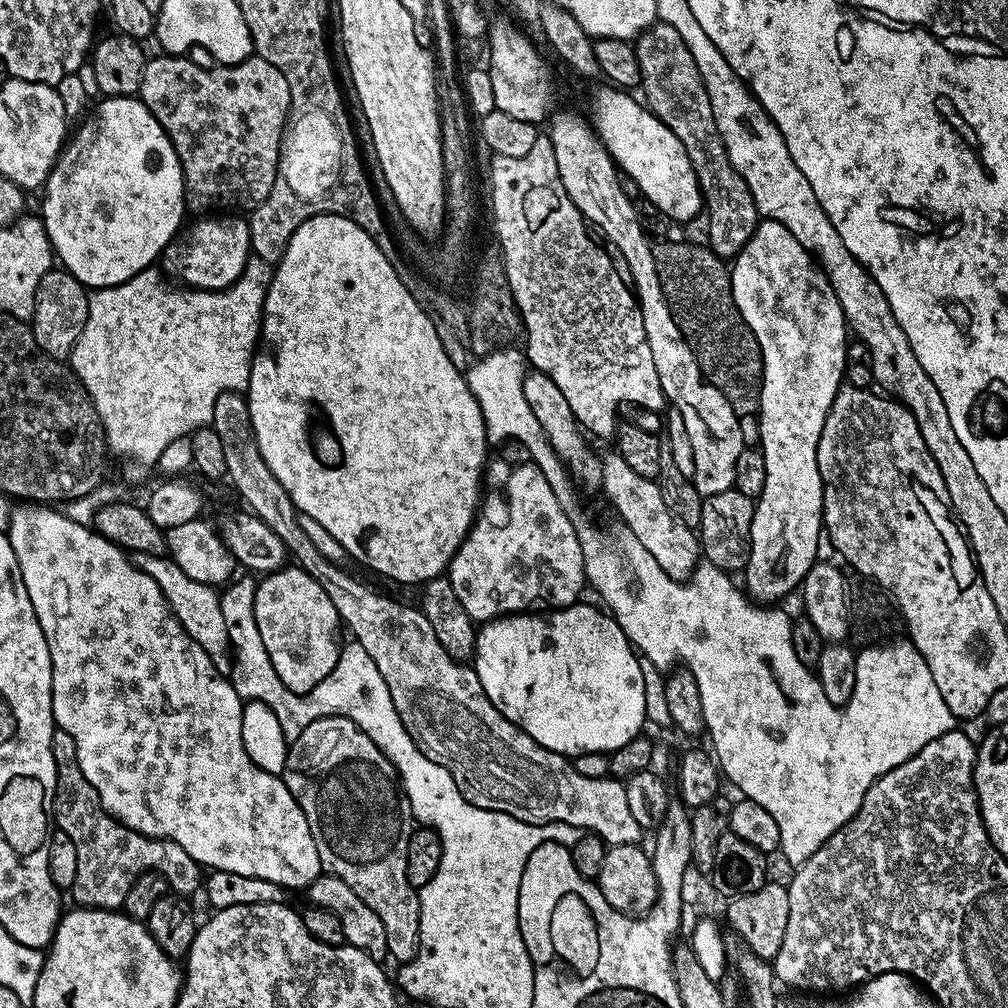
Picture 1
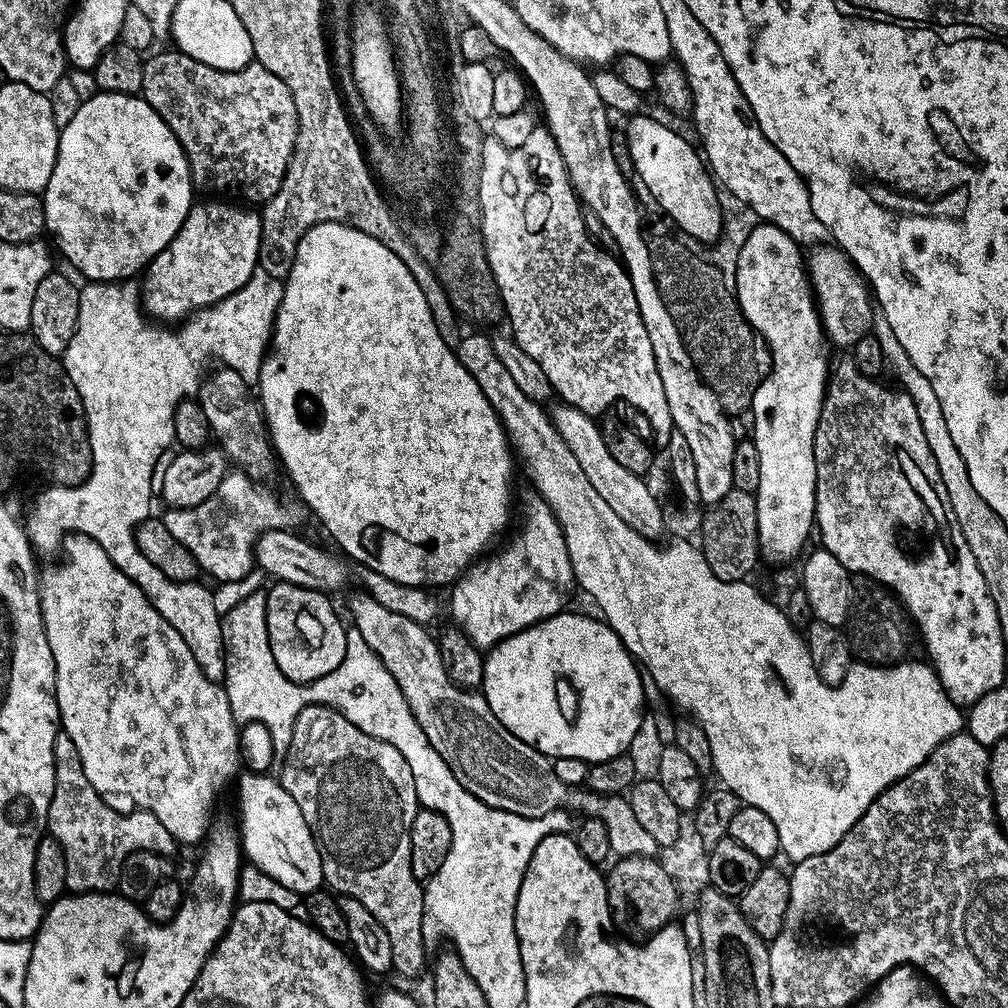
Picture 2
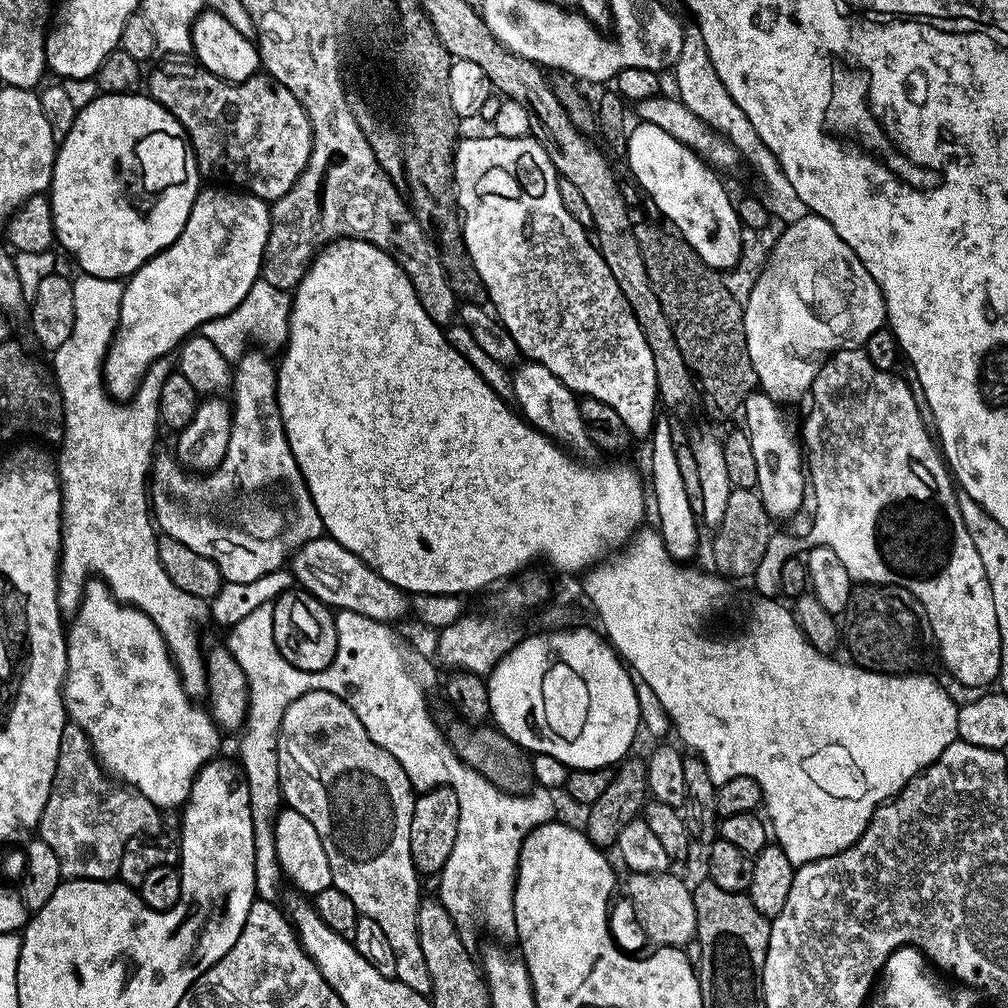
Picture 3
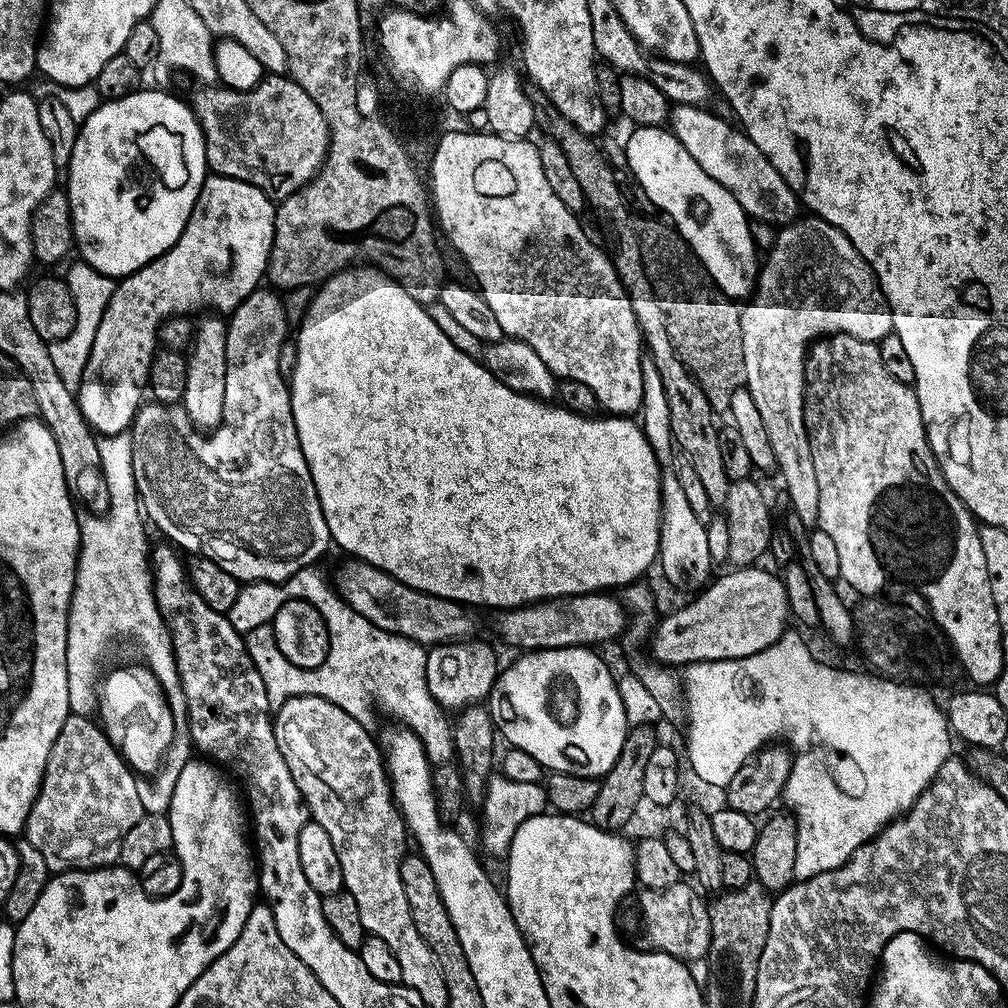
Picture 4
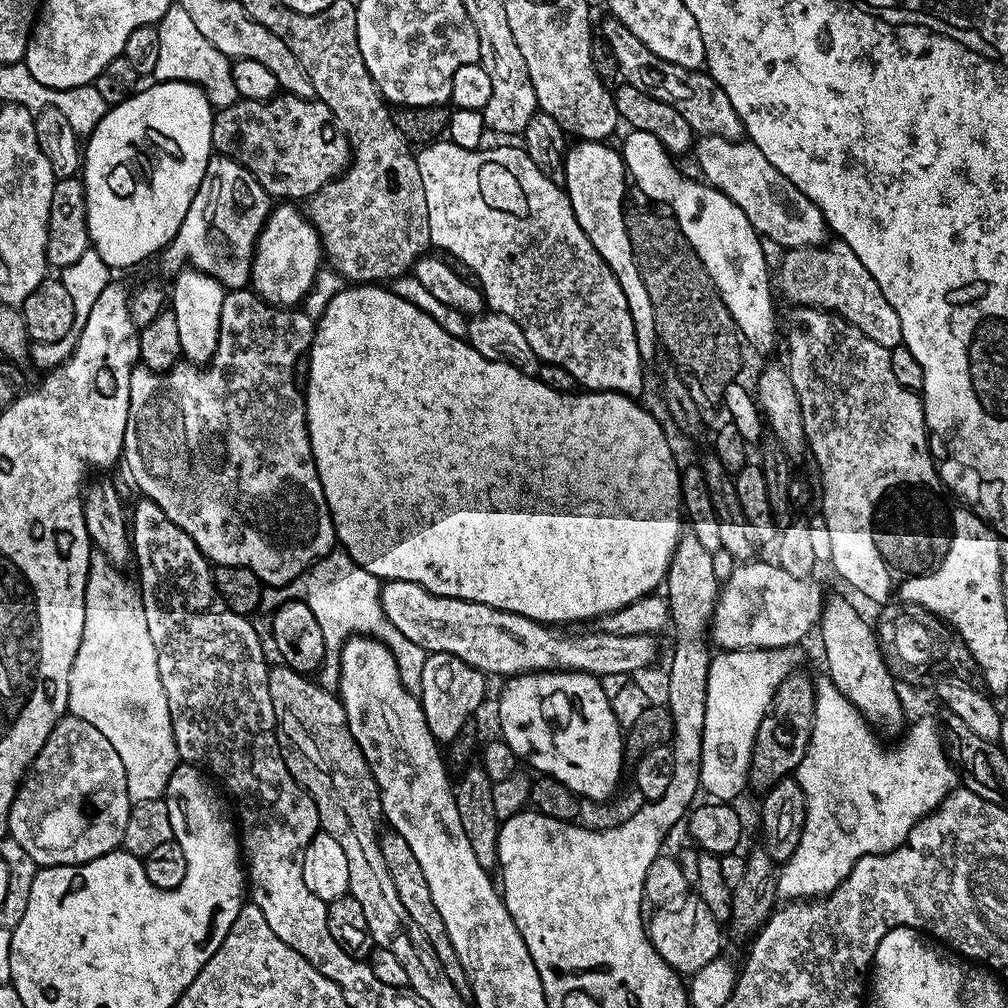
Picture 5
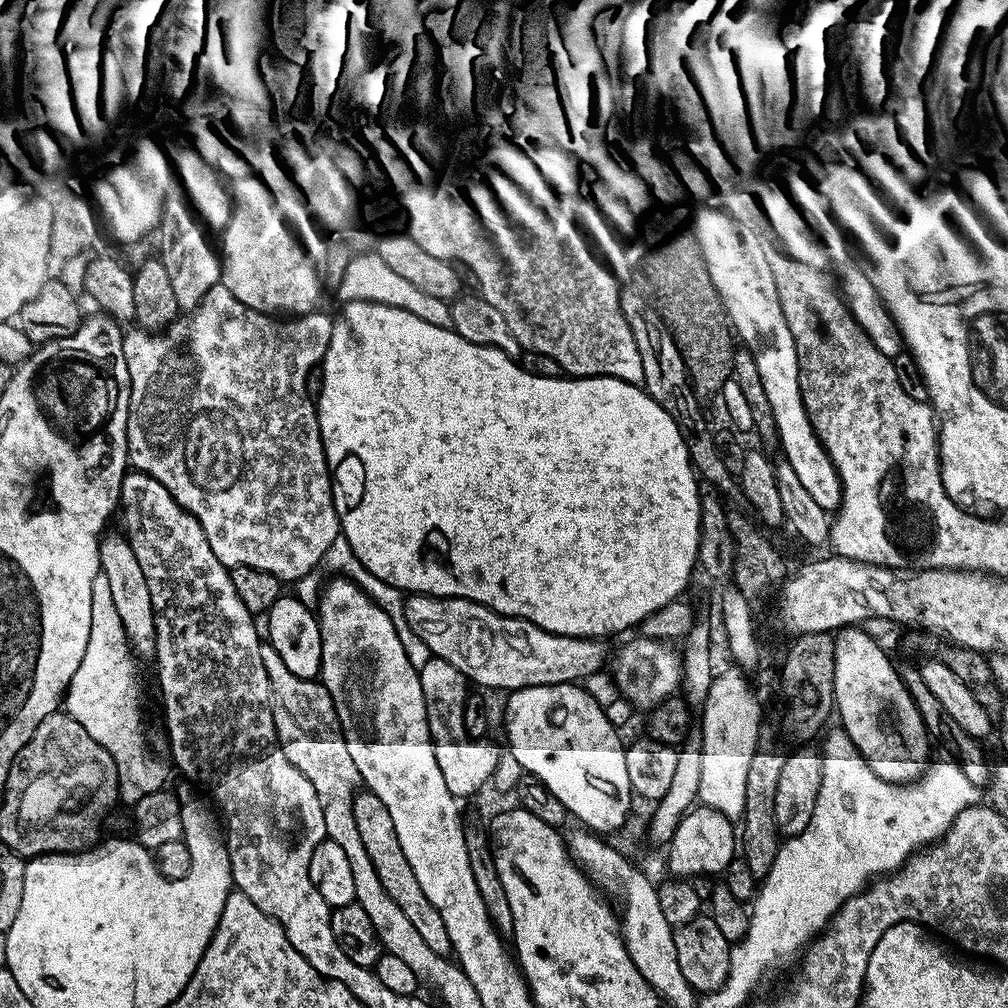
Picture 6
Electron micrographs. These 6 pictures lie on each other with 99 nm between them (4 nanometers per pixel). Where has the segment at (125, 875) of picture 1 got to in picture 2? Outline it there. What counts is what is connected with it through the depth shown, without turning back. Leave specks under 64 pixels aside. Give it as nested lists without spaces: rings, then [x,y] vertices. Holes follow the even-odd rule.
[[[63,730],[57,731],[54,738],[54,794],[50,798],[48,807],[47,831],[62,846],[62,854],[66,854],[66,886],[69,893],[113,891],[120,883],[120,871],[126,858],[135,852],[157,852],[170,857],[177,855],[178,842],[172,837],[170,830],[166,830],[166,826],[162,826],[162,822],[154,818],[154,814],[143,810],[132,810],[129,816],[123,816],[120,810],[112,807],[111,810],[104,810],[110,816],[110,818],[104,816],[110,828],[116,828],[112,834],[112,838],[116,838],[116,848],[112,850],[112,854],[108,856],[90,854],[98,848],[88,846],[88,854],[80,850],[78,856],[76,846],[82,848],[82,844],[70,844],[70,822],[76,822],[76,828],[80,830],[80,838],[82,838],[82,808],[84,806],[90,808],[90,814],[92,808],[98,808],[100,812],[94,814],[102,814],[102,808],[109,803],[107,799],[98,802],[101,793],[90,794],[90,786],[86,784],[90,784],[90,778],[86,778],[86,770],[82,770],[82,762],[78,758],[78,750],[74,742],[70,742],[70,738]]]

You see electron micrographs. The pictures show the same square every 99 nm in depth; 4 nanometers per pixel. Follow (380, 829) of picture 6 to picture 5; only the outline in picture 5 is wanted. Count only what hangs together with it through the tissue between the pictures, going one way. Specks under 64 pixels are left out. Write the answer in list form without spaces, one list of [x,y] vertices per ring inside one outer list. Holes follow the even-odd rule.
[[[391,830],[380,832],[380,849],[382,858],[386,862],[386,870],[390,870],[390,878],[394,878],[394,890],[398,890],[398,899],[402,906],[406,906],[406,914],[414,918],[418,930],[426,934],[430,946],[434,946],[434,954],[438,954],[438,962],[442,962],[442,970],[446,970],[446,978],[454,982],[456,989],[462,994],[469,991],[466,970],[462,970],[462,962],[458,962],[458,950],[454,950],[454,942],[450,942],[450,934],[446,934],[446,925],[442,923],[442,914],[438,914],[438,906],[434,906],[434,898],[430,895],[430,886],[422,874],[422,865],[414,853],[410,851],[410,845],[402,834]]]

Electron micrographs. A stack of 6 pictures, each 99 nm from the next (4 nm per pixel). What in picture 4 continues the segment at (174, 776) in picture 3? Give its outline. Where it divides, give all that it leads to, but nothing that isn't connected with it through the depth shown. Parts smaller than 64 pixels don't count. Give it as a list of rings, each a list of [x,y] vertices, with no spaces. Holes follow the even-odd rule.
[[[139,667],[116,668],[99,681],[98,723],[133,772],[152,774],[163,765],[168,747],[174,743],[177,717],[152,669]]]

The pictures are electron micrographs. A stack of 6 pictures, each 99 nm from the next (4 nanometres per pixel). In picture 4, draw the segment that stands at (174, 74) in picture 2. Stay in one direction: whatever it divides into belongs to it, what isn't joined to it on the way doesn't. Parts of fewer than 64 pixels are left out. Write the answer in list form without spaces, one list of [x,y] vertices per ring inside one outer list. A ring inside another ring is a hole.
[[[272,74],[248,92],[223,86],[204,86],[190,96],[193,114],[198,118],[206,146],[206,162],[217,176],[238,178],[258,186],[273,201],[284,200],[311,182],[328,157],[328,123],[318,110],[318,102],[287,74]]]

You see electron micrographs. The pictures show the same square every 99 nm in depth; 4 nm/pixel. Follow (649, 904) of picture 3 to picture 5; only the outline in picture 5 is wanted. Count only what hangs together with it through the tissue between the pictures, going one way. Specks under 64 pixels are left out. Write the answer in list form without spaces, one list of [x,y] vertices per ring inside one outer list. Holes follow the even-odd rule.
[[[685,897],[675,906],[662,908],[653,913],[646,924],[648,940],[656,953],[670,965],[672,971],[691,974],[702,970],[702,966],[714,962],[721,955],[721,921],[714,918],[706,902],[702,902],[699,897]]]

